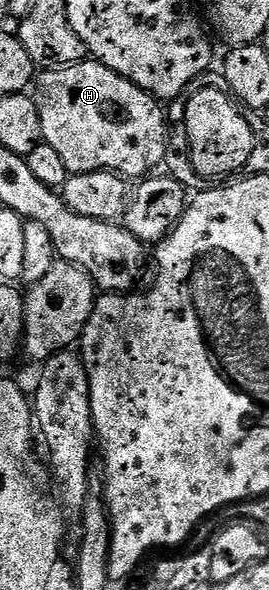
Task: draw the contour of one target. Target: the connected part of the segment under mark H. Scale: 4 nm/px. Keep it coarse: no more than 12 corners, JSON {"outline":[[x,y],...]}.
{"outline":[[102,62],[36,83],[41,136],[70,174],[144,179],[162,103]]}

